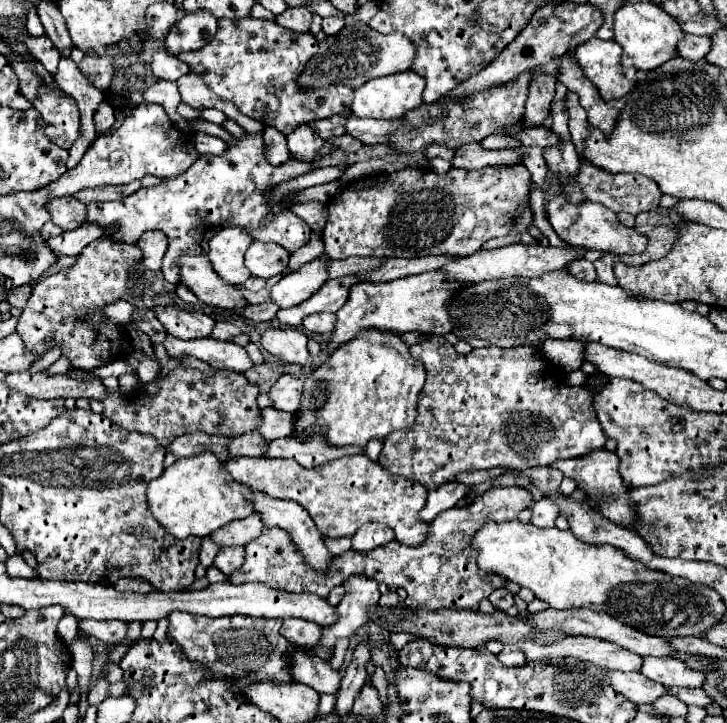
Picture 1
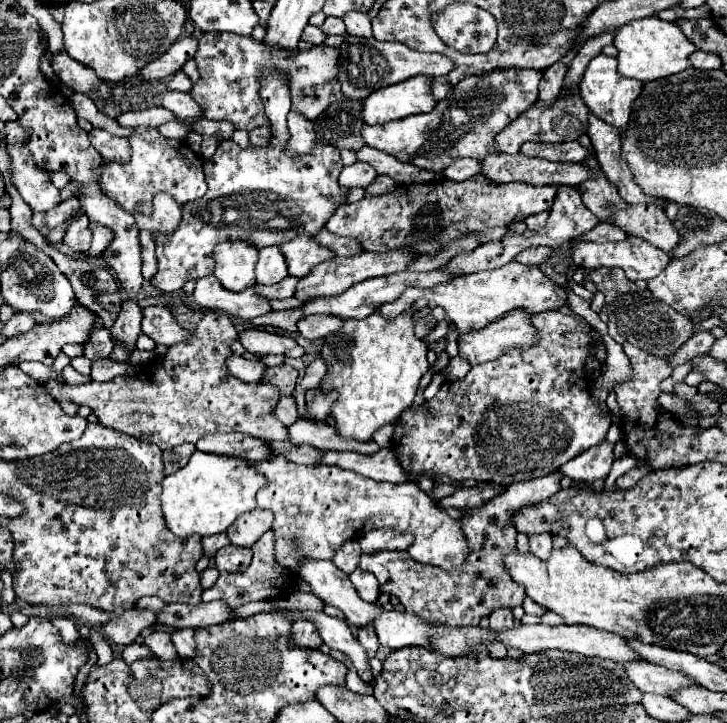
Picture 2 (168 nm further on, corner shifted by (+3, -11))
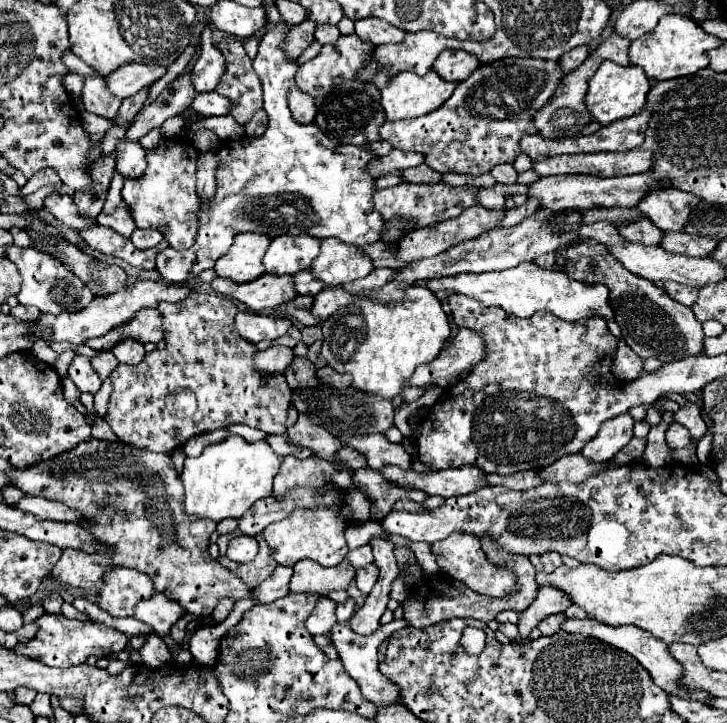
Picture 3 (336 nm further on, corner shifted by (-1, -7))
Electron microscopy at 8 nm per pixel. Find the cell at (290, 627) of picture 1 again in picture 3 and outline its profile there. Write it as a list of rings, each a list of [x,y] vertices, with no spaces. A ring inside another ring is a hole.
[[[321,597],[313,609],[313,613],[307,617],[305,627],[311,635],[327,635],[335,623],[335,605],[329,597]]]

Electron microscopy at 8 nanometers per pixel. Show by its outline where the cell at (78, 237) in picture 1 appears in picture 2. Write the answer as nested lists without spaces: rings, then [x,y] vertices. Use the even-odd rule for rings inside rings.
[[[91,223],[91,231],[93,231],[93,243],[87,255],[101,255],[105,247],[109,247],[109,243],[113,241],[113,231],[109,231],[109,227],[101,227],[99,223]]]

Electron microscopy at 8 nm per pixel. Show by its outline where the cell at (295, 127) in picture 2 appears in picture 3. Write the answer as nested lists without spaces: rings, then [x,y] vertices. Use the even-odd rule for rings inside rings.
[[[293,87],[293,91],[289,91],[289,109],[293,113],[293,119],[301,125],[309,125],[315,121],[315,99],[305,95],[299,87]]]

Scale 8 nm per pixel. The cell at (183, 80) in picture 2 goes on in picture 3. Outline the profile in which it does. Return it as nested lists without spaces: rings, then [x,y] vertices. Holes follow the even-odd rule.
[[[206,25],[201,35],[201,55],[191,69],[191,83],[195,91],[213,91],[225,71],[225,59],[213,47],[211,31],[211,27]]]

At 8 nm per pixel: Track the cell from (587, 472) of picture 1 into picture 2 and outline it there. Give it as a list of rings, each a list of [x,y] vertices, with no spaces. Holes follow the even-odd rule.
[[[603,439],[597,447],[591,447],[589,451],[583,451],[577,459],[571,459],[561,467],[561,473],[571,477],[573,481],[589,481],[595,483],[599,479],[605,479],[609,475],[609,469],[613,465],[613,443]]]

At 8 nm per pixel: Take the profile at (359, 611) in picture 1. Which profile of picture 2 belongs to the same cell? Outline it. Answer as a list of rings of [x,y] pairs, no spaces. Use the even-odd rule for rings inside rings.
[[[355,569],[351,575],[349,575],[351,583],[355,585],[359,597],[363,601],[377,601],[379,597],[379,583],[377,583],[377,577],[373,573],[367,573],[367,571],[361,571],[361,569]]]

